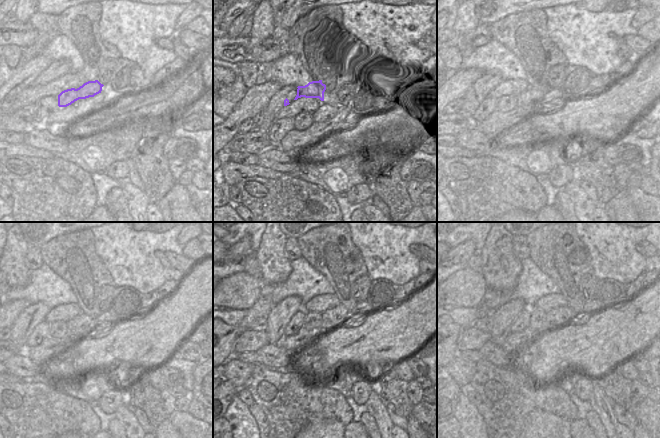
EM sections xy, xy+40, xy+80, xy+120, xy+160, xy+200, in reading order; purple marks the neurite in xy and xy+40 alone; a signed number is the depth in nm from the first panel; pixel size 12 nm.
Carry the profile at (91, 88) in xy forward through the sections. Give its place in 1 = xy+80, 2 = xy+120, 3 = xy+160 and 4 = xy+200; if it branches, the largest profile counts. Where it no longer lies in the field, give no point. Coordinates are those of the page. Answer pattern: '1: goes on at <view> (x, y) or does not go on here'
1: goes on at xy+80 (532, 97)
2: goes on at xy+120 (84, 323)
3: goes on at xy+160 (313, 321)
4: goes on at xy+200 (538, 317)

